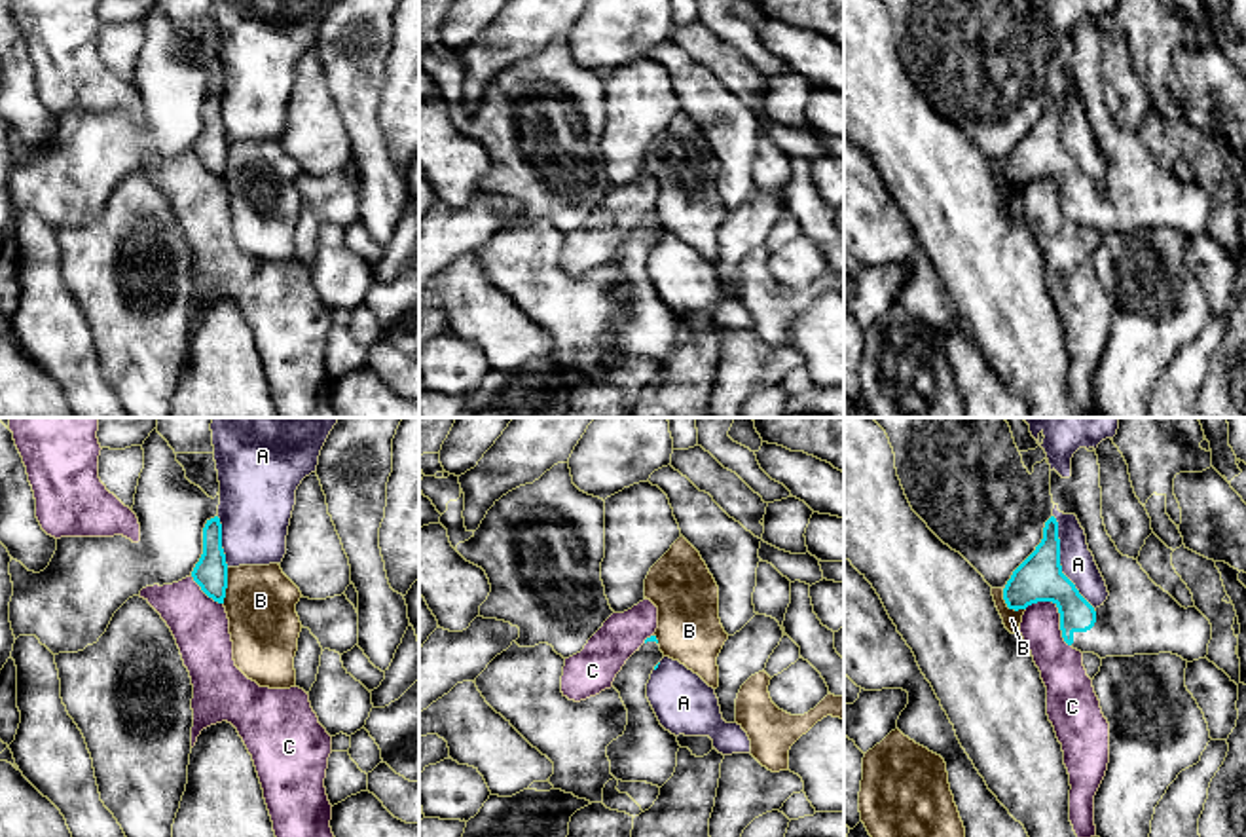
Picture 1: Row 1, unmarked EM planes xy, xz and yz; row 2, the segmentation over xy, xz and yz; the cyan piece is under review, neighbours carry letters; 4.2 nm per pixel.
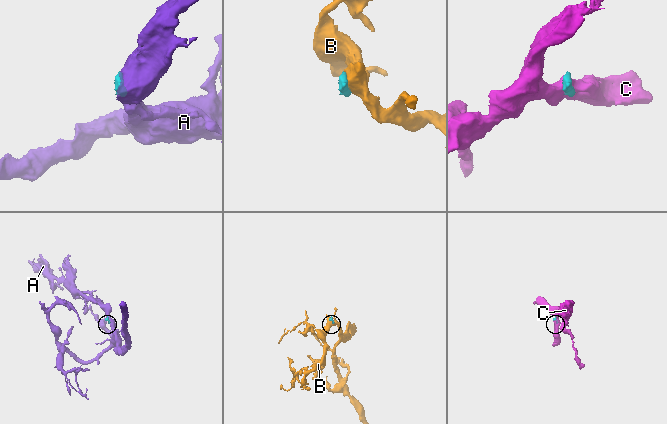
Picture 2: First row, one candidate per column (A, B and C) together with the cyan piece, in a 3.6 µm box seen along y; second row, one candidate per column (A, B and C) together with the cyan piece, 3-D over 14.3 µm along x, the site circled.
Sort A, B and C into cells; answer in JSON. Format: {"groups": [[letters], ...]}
{"groups": [["A"], ["B"], ["C"]]}

